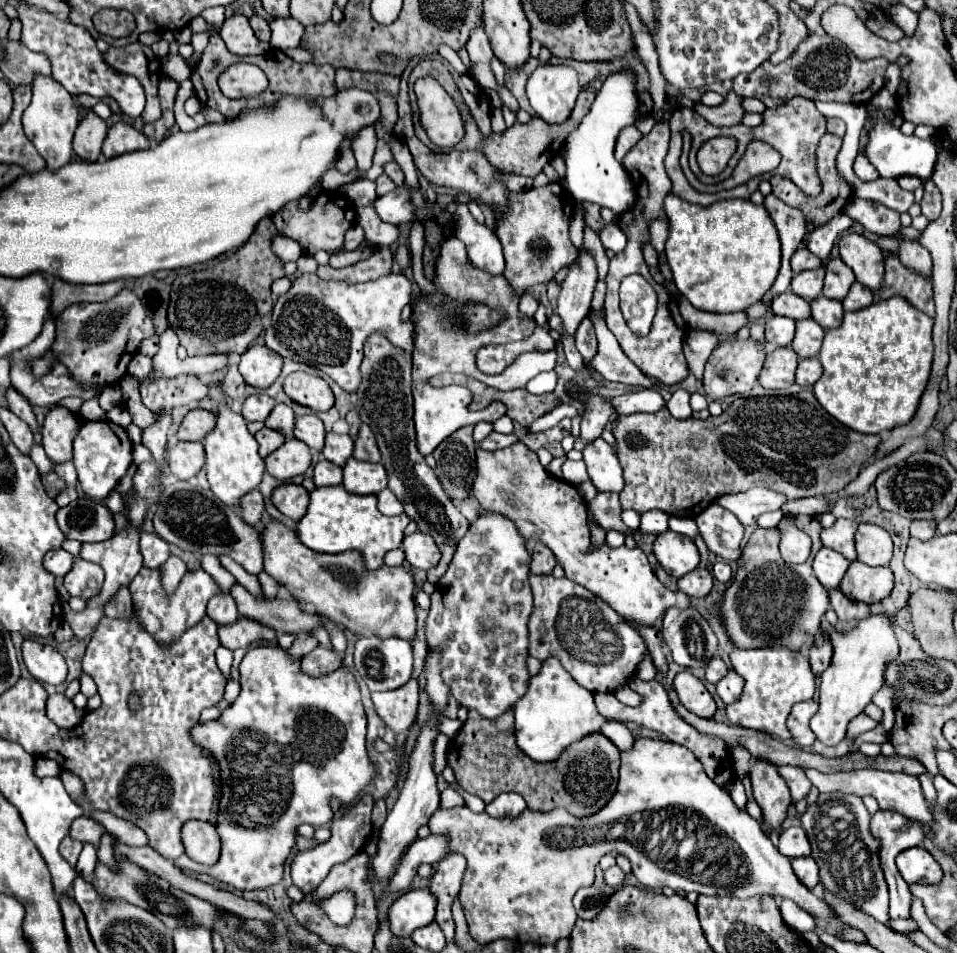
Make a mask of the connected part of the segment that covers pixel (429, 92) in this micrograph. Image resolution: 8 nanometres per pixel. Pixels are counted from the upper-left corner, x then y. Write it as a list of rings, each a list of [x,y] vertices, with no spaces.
[[[420,78],[414,84],[414,92],[418,96],[422,126],[430,140],[438,146],[452,146],[462,140],[462,118],[446,90],[434,78]]]

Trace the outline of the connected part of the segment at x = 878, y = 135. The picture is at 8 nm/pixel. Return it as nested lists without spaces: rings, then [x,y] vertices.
[[[884,88],[872,102],[868,102],[868,108],[878,108],[878,120],[872,132],[868,134],[868,144],[866,144],[866,158],[876,166],[882,178],[900,178],[900,176],[916,176],[920,180],[930,180],[934,174],[934,166],[938,160],[938,152],[934,148],[934,142],[930,140],[920,140],[918,136],[904,136],[898,128],[894,128],[888,120],[894,116],[896,108],[896,98],[890,96],[890,92]]]

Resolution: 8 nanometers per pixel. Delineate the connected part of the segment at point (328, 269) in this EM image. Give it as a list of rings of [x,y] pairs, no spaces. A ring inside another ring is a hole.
[[[376,246],[376,254],[364,262],[358,262],[356,266],[348,266],[348,268],[332,268],[332,266],[320,266],[318,268],[318,276],[322,280],[342,280],[342,282],[368,282],[368,280],[376,280],[384,274],[390,274],[392,270],[392,252],[388,246]]]

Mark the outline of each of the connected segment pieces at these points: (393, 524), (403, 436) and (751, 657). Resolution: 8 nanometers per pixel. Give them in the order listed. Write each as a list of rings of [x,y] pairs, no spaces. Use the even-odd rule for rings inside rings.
[[[328,486],[328,488],[316,488],[310,492],[308,512],[296,524],[296,532],[298,532],[300,542],[314,552],[338,554],[338,552],[346,552],[346,550],[358,550],[362,554],[364,568],[366,570],[378,570],[384,566],[384,554],[402,544],[402,538],[404,538],[402,532],[408,526],[408,522],[410,522],[410,518],[406,514],[400,514],[400,516],[380,514],[376,508],[376,496],[358,496],[358,494],[346,492],[342,486]]]
[[[372,334],[364,344],[364,362],[360,366],[364,372],[364,386],[356,392],[356,410],[364,424],[372,428],[378,440],[378,448],[382,452],[382,464],[388,472],[388,488],[402,502],[404,512],[418,524],[418,528],[430,534],[438,548],[442,550],[442,558],[434,570],[428,570],[428,582],[436,584],[438,578],[444,576],[460,538],[468,530],[468,520],[456,510],[452,500],[444,494],[434,470],[420,456],[416,430],[412,420],[412,392],[410,392],[410,370],[412,358],[396,346],[392,346],[386,338]]]
[[[784,646],[756,650],[734,648],[730,652],[730,662],[736,674],[746,680],[746,686],[740,700],[726,706],[728,720],[742,728],[766,732],[776,740],[788,740],[790,732],[786,728],[786,718],[790,714],[790,708],[796,702],[810,700],[816,692],[816,678],[810,670],[810,662],[800,652],[792,652]]]

